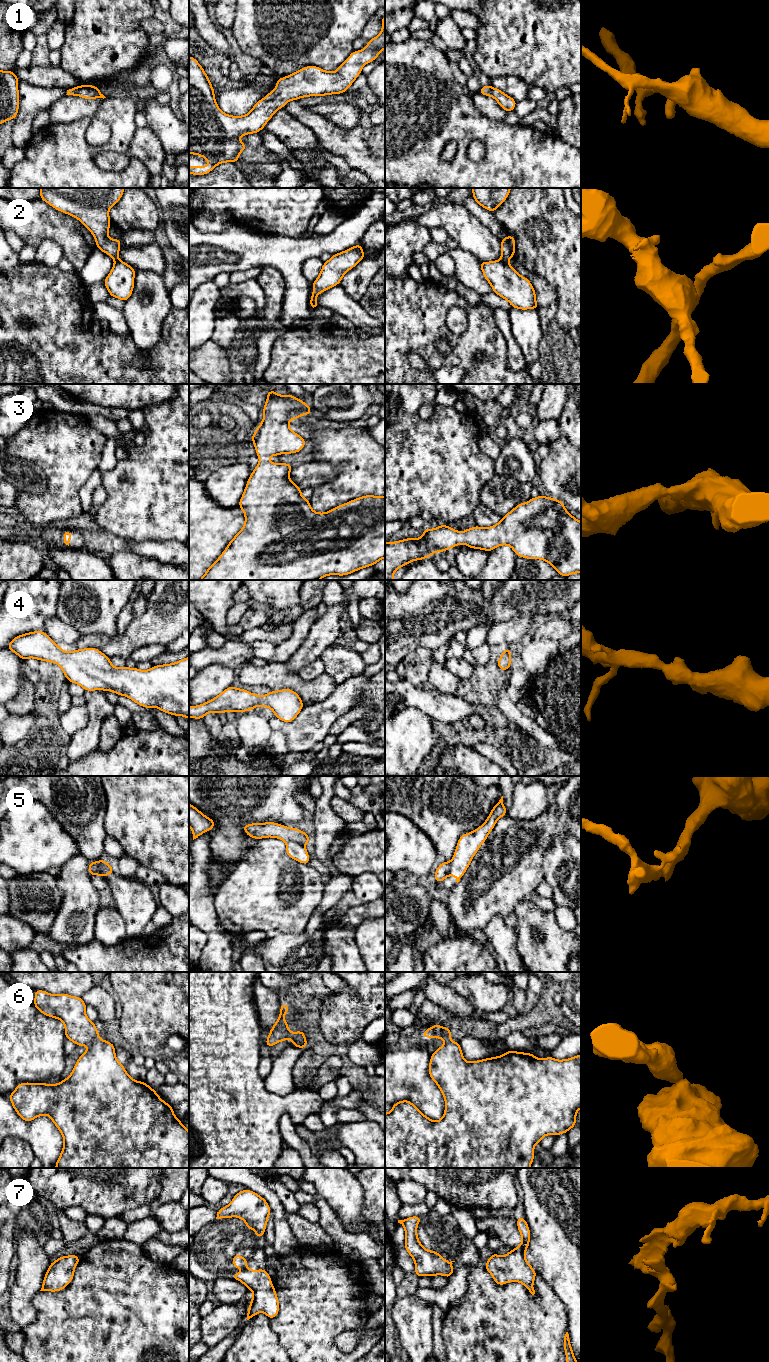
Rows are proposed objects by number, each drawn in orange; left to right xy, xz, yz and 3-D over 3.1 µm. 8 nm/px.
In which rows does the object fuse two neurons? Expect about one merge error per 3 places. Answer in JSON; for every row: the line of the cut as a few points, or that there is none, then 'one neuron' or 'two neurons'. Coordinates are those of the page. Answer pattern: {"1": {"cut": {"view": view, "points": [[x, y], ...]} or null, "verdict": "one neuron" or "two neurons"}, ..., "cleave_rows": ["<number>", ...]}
{"1": {"cut": null, "verdict": "one neuron"}, "2": {"cut": {"view": "yz", "points": [[501, 259], [506, 263]]}, "verdict": "two neurons"}, "3": {"cut": null, "verdict": "one neuron"}, "4": {"cut": null, "verdict": "one neuron"}, "5": {"cut": {"view": "xz", "points": [[286, 842], [300, 841], [304, 843]]}, "verdict": "two neurons"}, "6": {"cut": {"view": "xy", "points": [[98, 1038], [90, 1045]]}, "verdict": "two neurons"}, "7": {"cut": null, "verdict": "one neuron"}, "cleave_rows": ["2", "5", "6"]}

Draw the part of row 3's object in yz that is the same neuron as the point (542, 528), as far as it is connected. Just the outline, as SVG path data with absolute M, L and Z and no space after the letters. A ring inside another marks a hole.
M539 495L518 504L499 523L488 528L476 525L460 533L448 525L438 525L435 529L426 528L418 539L410 536L405 540L385 542L385 580L394 580L393 573L412 561L426 559L434 552L442 553L461 543L487 552L500 545L509 545L519 557L548 562L561 576L581 573L581 522L565 509L562 501Z

